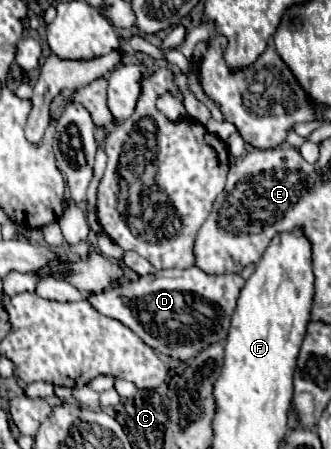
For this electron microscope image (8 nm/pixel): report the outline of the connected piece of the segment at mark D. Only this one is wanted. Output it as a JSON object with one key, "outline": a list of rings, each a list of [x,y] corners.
{"outline":[[[198,267],[164,269],[158,271],[158,275],[114,285],[98,295],[92,293],[88,295],[88,301],[102,315],[130,327],[154,351],[186,361],[210,343],[226,339],[242,287],[244,279],[240,275],[208,275]]]}

